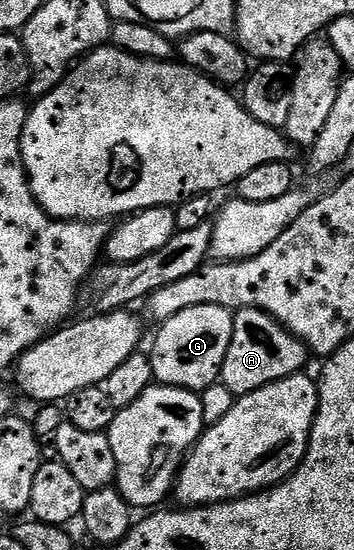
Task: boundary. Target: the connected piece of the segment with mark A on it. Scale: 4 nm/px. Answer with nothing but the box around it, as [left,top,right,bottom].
[219,309,311,397]

